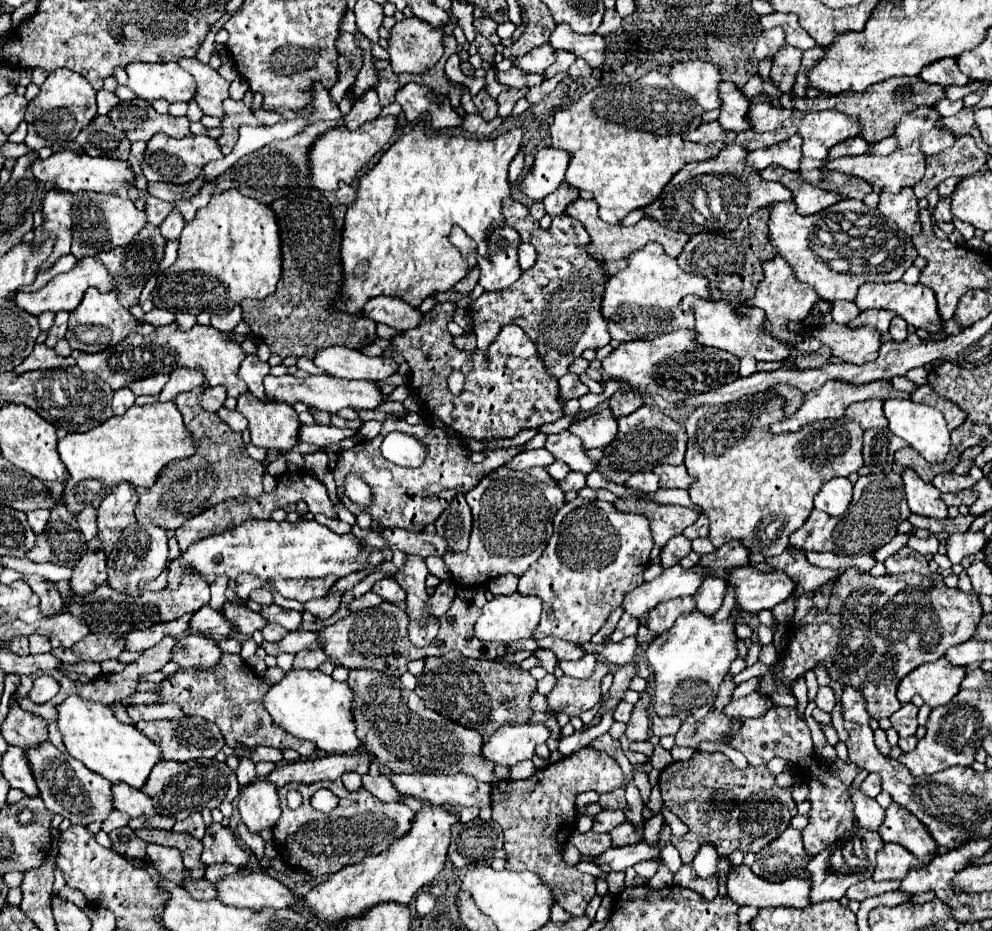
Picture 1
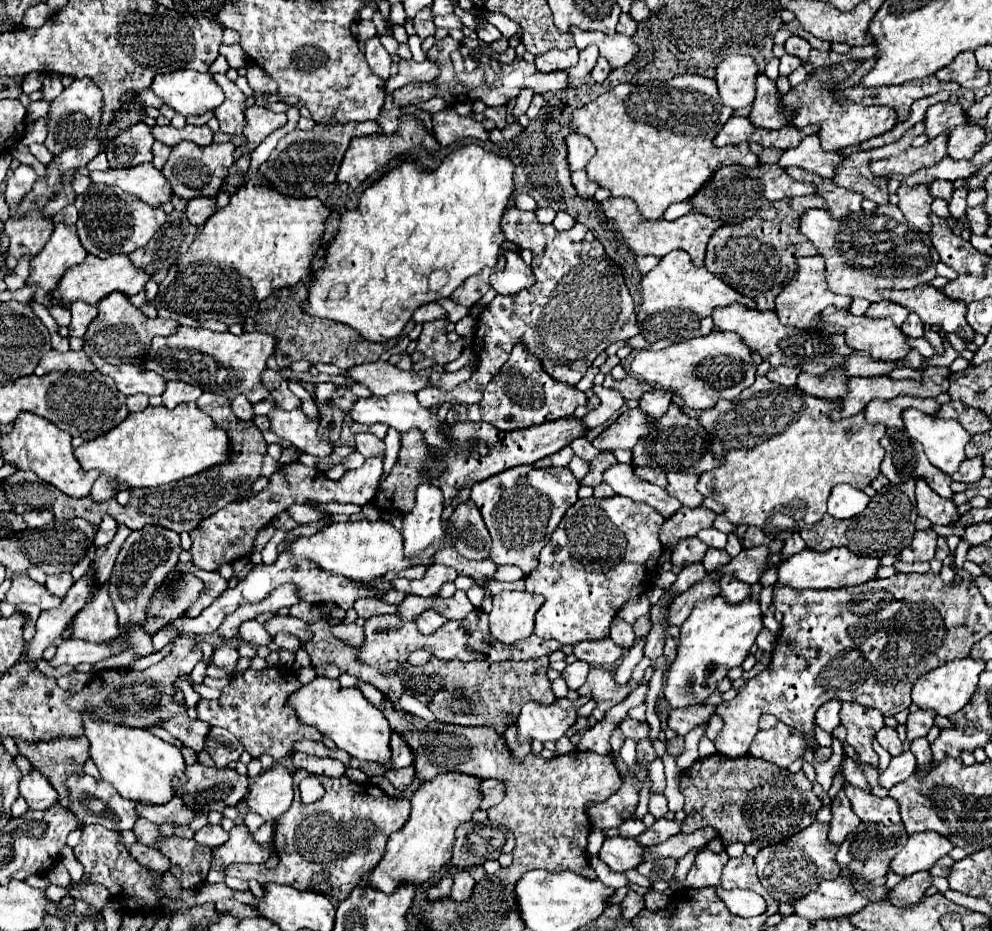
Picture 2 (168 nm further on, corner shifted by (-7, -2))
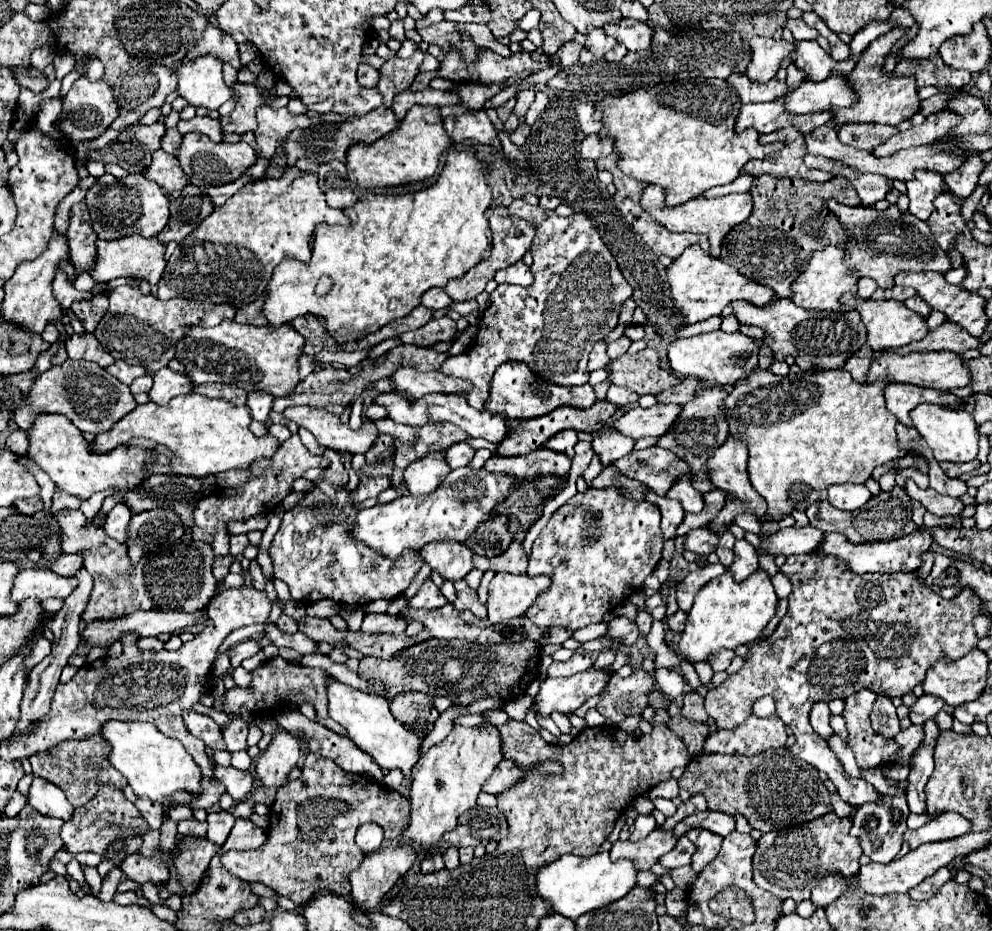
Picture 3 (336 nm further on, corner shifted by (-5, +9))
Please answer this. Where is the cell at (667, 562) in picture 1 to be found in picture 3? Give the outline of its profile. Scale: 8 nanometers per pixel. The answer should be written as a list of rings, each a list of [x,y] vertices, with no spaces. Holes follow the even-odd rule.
[[[698,528],[698,530],[690,530],[686,534],[686,540],[684,540],[684,548],[690,550],[690,552],[696,552],[696,554],[710,554],[714,552],[718,546],[718,536],[712,534],[708,528]]]

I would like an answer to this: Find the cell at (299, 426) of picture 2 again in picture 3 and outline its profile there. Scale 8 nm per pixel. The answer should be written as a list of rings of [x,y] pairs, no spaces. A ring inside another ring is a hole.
[[[290,406],[282,414],[284,418],[296,422],[300,428],[312,432],[318,444],[338,452],[366,454],[378,436],[372,420],[366,420],[358,432],[352,432],[348,424],[342,424],[336,414],[330,414],[324,408]]]

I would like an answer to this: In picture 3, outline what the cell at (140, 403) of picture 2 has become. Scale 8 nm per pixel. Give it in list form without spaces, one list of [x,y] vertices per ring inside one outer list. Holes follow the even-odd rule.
[[[146,374],[146,376],[138,378],[138,380],[134,380],[134,382],[130,384],[130,392],[132,392],[132,394],[150,392],[150,388],[152,388],[152,376],[150,376],[150,374]]]

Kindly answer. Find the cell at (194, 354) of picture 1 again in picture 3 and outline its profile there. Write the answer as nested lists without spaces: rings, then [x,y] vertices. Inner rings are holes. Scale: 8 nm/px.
[[[222,320],[214,328],[186,326],[184,338],[176,342],[176,352],[178,360],[182,362],[194,384],[236,384],[246,392],[264,390],[272,396],[286,396],[298,384],[296,362],[302,354],[302,346],[304,338],[288,324],[268,328],[238,324],[234,320]]]

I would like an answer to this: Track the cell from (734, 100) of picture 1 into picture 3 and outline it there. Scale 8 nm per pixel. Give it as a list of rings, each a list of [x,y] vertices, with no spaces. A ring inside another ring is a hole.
[[[828,76],[822,82],[802,80],[796,88],[788,88],[780,100],[784,100],[784,108],[788,112],[808,114],[818,110],[832,110],[836,106],[846,108],[856,100],[856,96],[850,92],[846,78]]]

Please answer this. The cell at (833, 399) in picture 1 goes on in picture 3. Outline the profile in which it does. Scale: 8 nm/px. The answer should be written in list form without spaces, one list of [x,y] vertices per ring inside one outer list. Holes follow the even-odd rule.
[[[922,352],[922,354],[908,354],[908,356],[884,354],[872,360],[868,376],[866,376],[866,384],[886,378],[888,382],[906,382],[906,384],[916,384],[924,388],[936,388],[936,390],[962,388],[962,386],[968,386],[970,382],[970,376],[962,362],[964,360],[954,352]]]

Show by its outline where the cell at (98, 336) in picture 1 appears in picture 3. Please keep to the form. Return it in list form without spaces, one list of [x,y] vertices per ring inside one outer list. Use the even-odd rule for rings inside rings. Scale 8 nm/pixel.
[[[118,286],[110,294],[110,308],[98,322],[94,336],[116,360],[128,364],[146,366],[150,372],[156,372],[168,364],[168,352],[174,346],[174,340],[182,336],[186,324],[194,326],[214,326],[224,318],[234,318],[234,310],[228,304],[210,304],[194,302],[186,298],[172,298],[162,302],[160,298],[148,294],[144,296],[138,288]]]

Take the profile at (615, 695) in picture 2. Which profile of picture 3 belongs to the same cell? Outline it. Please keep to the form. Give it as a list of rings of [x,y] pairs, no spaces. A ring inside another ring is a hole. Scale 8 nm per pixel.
[[[636,670],[628,678],[620,678],[614,672],[614,676],[610,678],[608,694],[604,696],[604,704],[600,704],[598,710],[604,714],[604,718],[618,724],[626,716],[642,714],[642,710],[648,706],[646,694],[652,688],[654,688],[654,680],[644,670]]]

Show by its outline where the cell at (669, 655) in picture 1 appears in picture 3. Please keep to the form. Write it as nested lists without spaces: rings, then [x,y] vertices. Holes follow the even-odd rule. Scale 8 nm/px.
[[[726,570],[698,590],[678,642],[678,654],[690,664],[696,664],[700,660],[706,662],[708,656],[718,654],[720,650],[736,650],[742,644],[752,644],[774,616],[776,604],[778,598],[770,584],[770,576],[764,570],[756,570],[742,584],[736,584]]]

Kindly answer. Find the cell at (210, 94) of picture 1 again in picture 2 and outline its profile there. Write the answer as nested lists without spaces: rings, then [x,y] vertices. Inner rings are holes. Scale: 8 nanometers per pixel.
[[[214,75],[214,79],[226,95],[226,101],[214,111],[220,121],[220,131],[226,135],[242,135],[246,97],[226,75]]]

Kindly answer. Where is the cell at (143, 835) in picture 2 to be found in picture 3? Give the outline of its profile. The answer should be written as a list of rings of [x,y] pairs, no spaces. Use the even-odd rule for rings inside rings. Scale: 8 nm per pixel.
[[[164,816],[162,826],[160,826],[160,848],[162,848],[164,852],[174,850],[174,846],[176,846],[176,838],[178,838],[178,832],[176,832],[176,822]]]

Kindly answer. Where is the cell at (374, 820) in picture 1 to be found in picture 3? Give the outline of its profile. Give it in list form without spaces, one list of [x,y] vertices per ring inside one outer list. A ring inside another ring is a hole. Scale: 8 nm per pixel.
[[[306,754],[300,778],[286,784],[286,788],[280,788],[274,804],[270,806],[270,836],[266,844],[252,852],[224,852],[220,860],[222,866],[230,870],[234,876],[246,882],[250,880],[262,882],[270,886],[274,892],[292,898],[296,904],[304,904],[306,900],[310,900],[312,894],[322,890],[338,896],[348,896],[350,894],[348,874],[356,870],[366,856],[364,852],[358,852],[358,846],[354,842],[356,830],[366,822],[376,822],[384,828],[386,840],[396,840],[408,824],[408,810],[410,802],[400,792],[390,790],[384,784],[372,782],[360,774],[344,772],[338,764],[334,764],[328,758]]]

